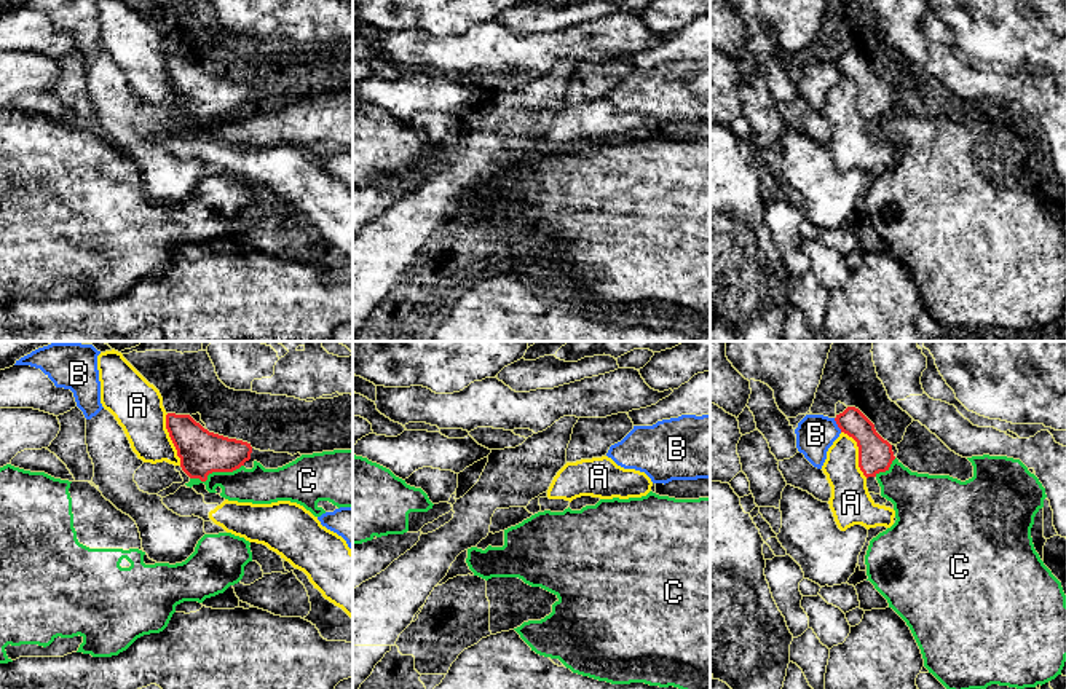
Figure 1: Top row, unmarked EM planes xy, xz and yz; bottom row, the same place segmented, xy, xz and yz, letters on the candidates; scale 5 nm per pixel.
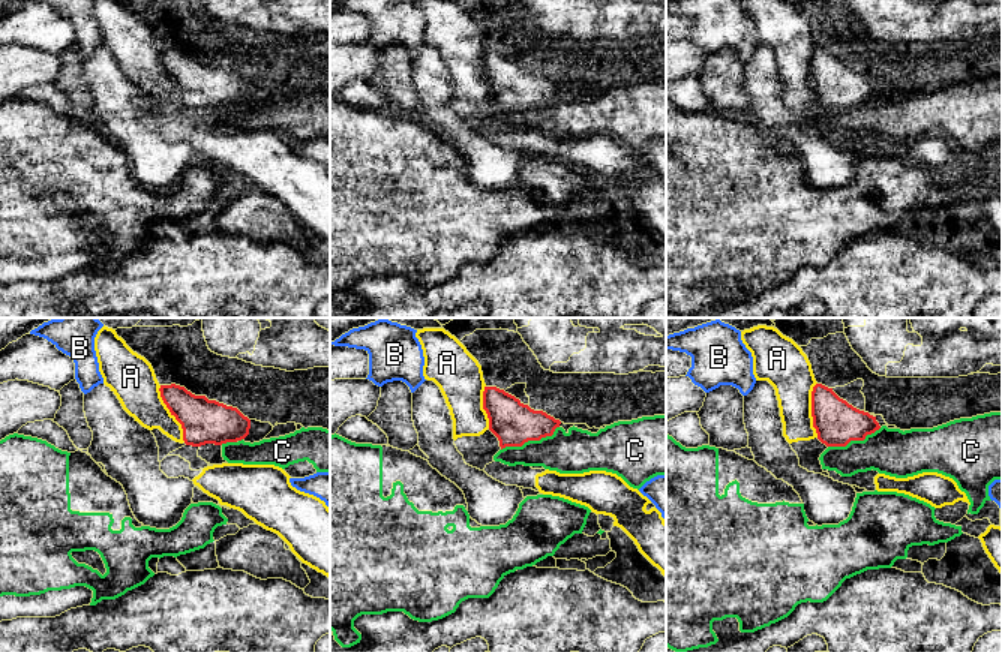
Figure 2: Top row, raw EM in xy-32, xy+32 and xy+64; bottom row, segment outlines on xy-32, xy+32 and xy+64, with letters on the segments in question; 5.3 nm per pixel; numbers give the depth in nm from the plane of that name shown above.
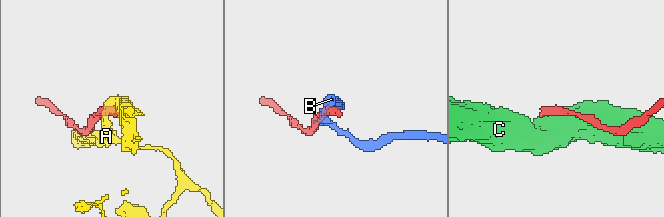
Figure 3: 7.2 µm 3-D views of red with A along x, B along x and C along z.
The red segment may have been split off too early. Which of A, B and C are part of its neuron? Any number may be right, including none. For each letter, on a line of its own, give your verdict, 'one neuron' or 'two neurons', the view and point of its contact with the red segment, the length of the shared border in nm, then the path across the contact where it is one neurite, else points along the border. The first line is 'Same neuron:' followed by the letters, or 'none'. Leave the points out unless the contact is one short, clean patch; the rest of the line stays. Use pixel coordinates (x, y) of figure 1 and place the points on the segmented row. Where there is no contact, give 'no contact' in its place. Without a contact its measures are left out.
Same neuron: none
A: two neurons; meets red in xy at (171, 439); contact 280 nm long
B: two neurons; meets red in yz at (837, 423); contact 80 nm long
C: two neurons; meets red in xy at (216, 471); contact 280 nm long

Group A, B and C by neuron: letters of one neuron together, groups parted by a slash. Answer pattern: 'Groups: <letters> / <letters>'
Groups: A / B / C

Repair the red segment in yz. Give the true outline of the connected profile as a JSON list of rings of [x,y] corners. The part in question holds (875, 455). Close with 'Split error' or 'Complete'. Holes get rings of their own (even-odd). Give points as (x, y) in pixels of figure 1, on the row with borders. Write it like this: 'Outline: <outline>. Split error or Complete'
Outline: [[[847,407],[835,421],[841,432],[857,442],[859,467],[867,478],[889,470],[895,459],[892,445],[876,432],[875,424],[859,408]]]. Complete

